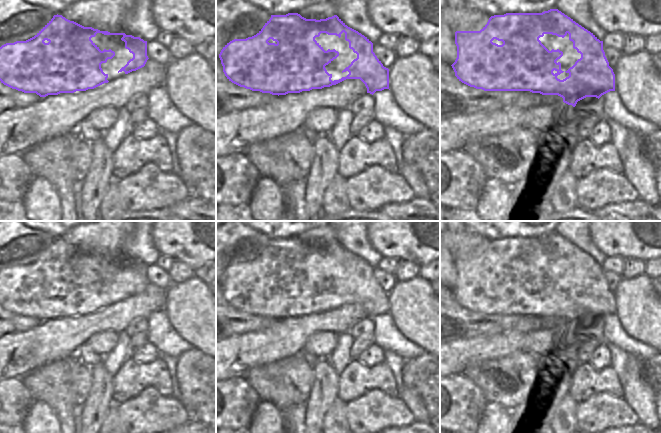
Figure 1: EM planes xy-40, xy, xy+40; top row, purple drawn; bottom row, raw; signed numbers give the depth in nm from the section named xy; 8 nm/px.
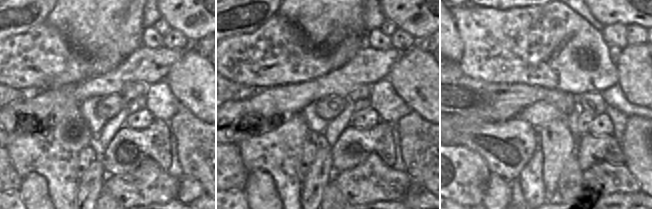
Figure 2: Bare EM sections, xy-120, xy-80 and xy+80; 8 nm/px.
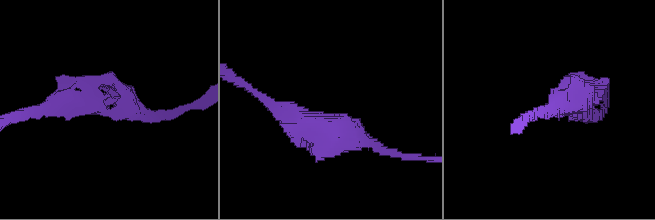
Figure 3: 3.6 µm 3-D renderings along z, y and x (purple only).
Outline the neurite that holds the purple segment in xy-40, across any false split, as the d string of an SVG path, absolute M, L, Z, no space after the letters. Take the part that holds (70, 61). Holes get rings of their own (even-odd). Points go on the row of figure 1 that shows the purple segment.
M57 14L34 37L26 41L6 43L0 47L1 83L24 93L36 93L40 97L86 91L108 83L108 74L103 72L101 64L112 59L115 52L111 49L99 49L91 40L97 33L122 35L121 40L125 42L125 48L133 54L133 58L118 73L124 71L128 74L145 66L149 59L147 41L125 33L110 33L84 27Z

